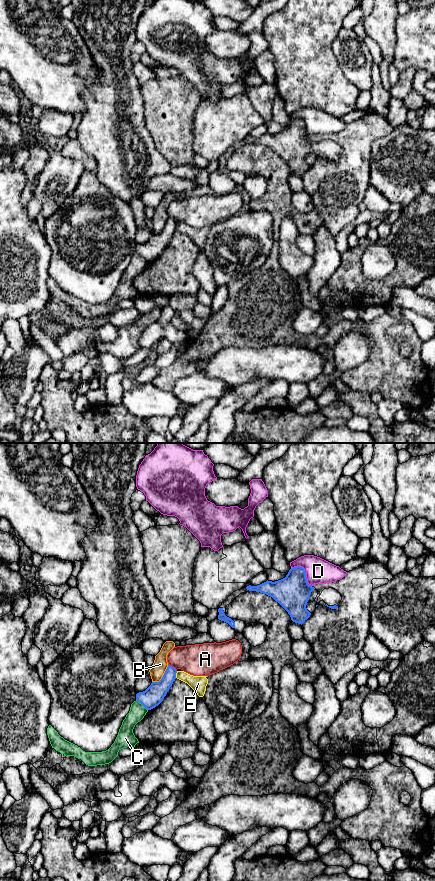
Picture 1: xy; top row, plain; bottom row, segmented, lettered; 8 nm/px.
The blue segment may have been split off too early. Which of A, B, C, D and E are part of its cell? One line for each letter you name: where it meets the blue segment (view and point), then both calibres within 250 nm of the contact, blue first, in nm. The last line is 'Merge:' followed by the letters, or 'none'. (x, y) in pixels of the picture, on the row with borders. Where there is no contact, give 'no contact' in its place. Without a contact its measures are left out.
Merge: none

